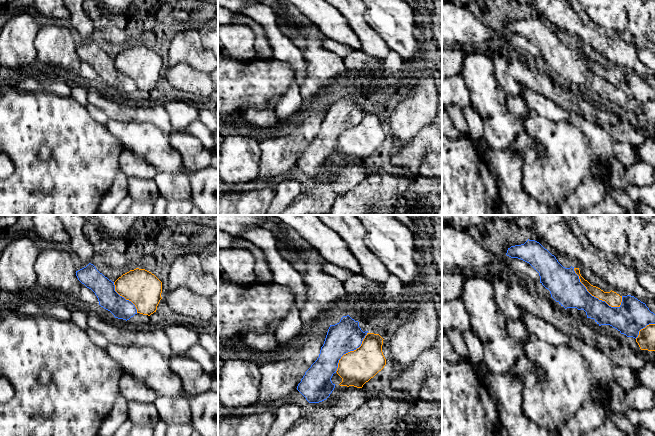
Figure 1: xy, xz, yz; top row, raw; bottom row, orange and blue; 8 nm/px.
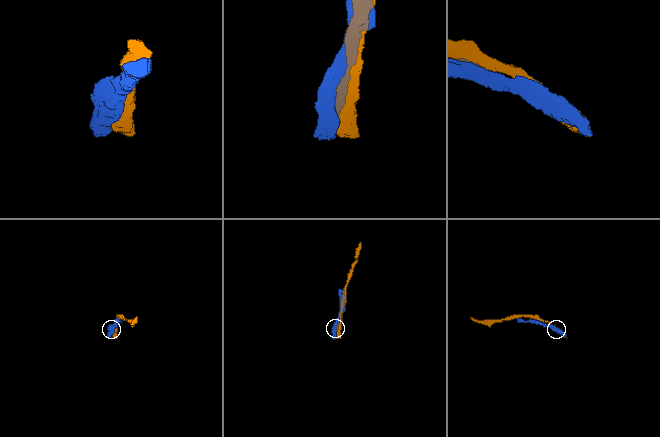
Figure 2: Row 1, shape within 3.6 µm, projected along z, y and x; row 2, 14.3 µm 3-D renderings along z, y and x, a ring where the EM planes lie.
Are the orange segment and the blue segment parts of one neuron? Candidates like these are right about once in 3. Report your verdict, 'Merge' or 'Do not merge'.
Do not merge

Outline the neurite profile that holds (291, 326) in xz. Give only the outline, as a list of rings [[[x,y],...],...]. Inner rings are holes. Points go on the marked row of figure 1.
[[[294,303],[291,310],[280,322],[278,328],[275,330],[275,338],[281,347],[288,347],[290,343],[295,340],[303,331],[305,326],[300,318],[300,310]]]

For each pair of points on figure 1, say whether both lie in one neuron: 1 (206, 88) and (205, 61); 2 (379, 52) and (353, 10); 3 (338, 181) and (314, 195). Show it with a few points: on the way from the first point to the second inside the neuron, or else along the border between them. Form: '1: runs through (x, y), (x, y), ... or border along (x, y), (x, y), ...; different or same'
1: border along (183, 63), (188, 63), (193, 68), (207, 74); different
2: runs through (371, 42), (356, 20); same
3: runs through (332, 185), (320, 195); same

